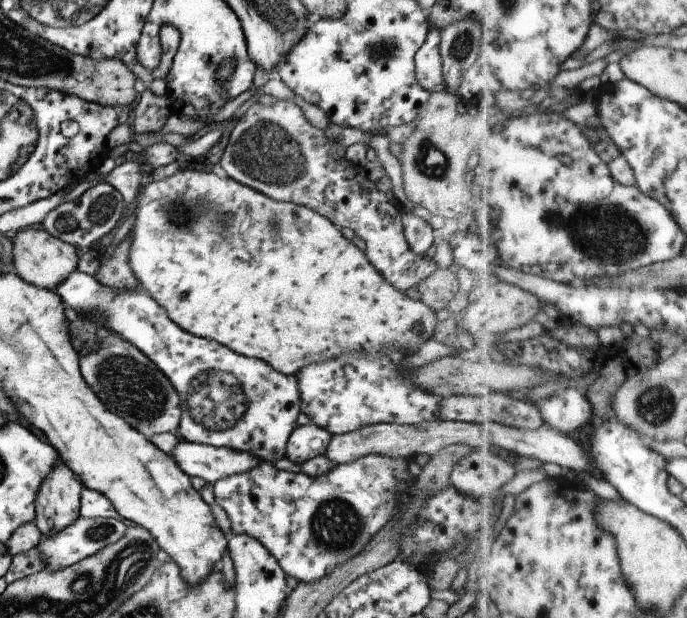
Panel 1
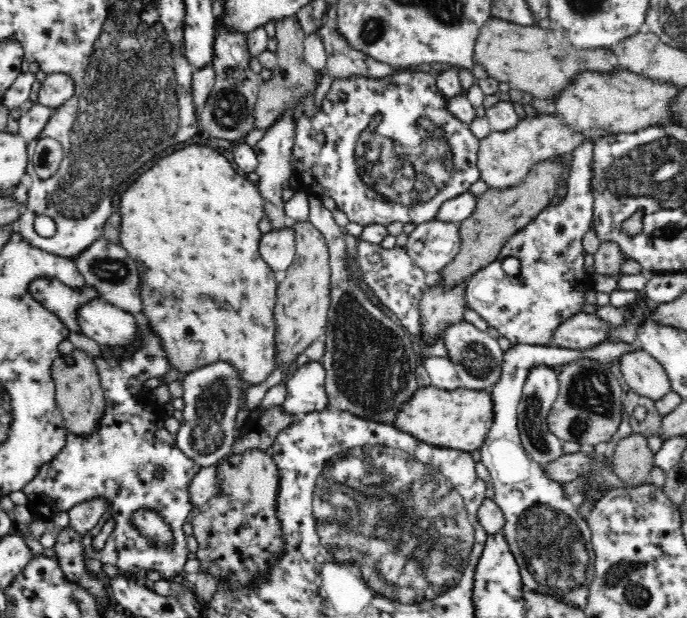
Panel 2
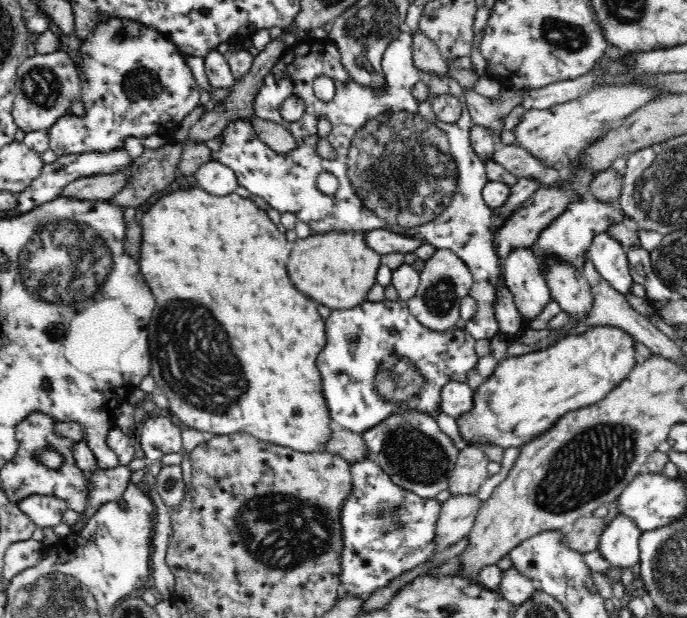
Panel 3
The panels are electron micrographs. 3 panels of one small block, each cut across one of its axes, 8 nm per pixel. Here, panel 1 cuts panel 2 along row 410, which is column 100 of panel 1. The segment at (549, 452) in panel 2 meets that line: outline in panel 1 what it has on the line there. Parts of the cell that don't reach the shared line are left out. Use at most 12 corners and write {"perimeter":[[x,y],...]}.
{"perimeter":[[78,516],[41,534],[38,560],[55,573],[121,538],[118,518]]}

